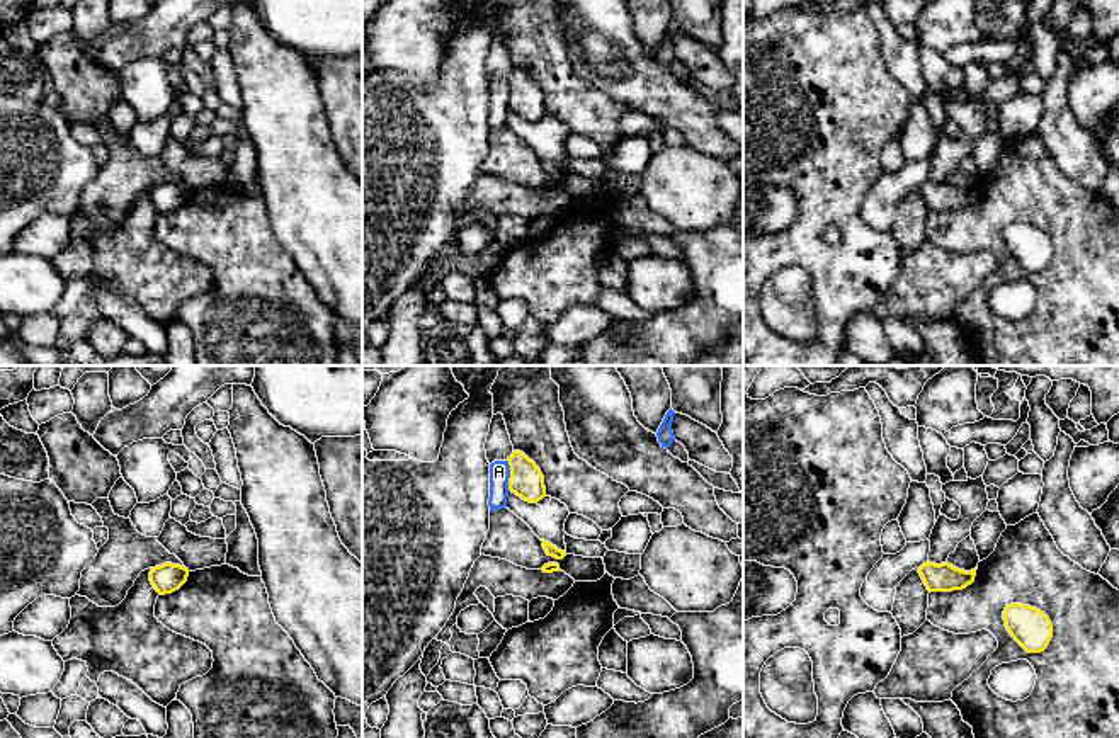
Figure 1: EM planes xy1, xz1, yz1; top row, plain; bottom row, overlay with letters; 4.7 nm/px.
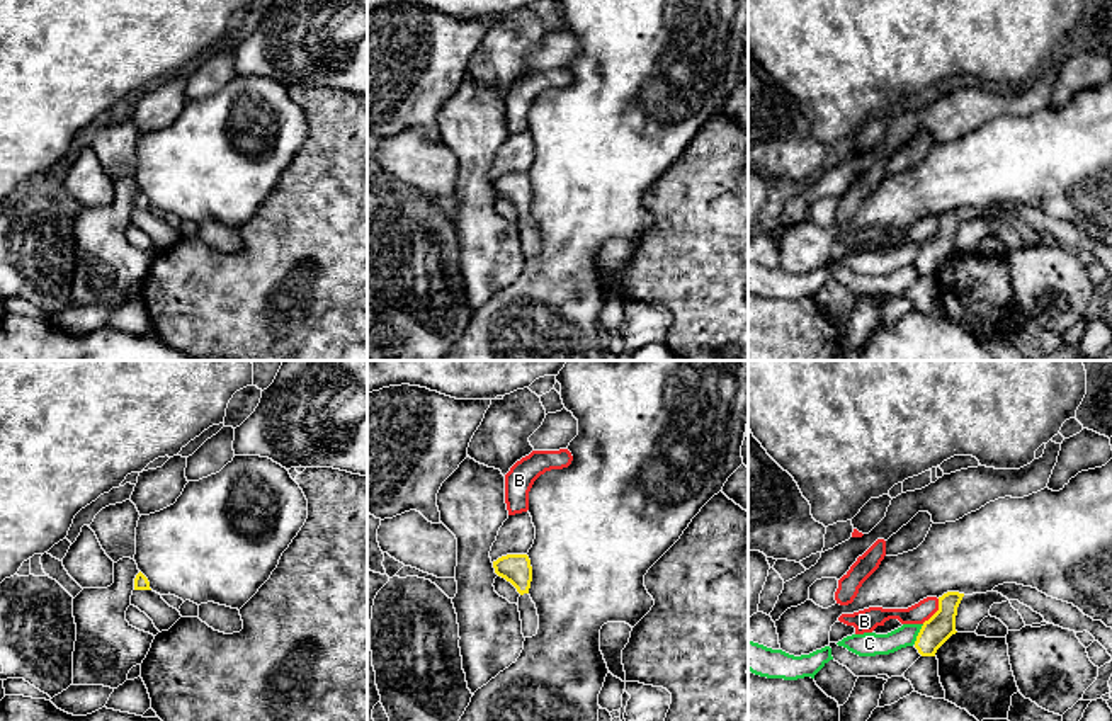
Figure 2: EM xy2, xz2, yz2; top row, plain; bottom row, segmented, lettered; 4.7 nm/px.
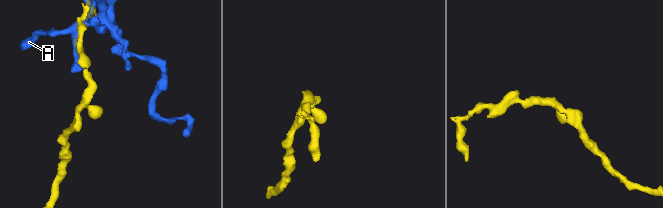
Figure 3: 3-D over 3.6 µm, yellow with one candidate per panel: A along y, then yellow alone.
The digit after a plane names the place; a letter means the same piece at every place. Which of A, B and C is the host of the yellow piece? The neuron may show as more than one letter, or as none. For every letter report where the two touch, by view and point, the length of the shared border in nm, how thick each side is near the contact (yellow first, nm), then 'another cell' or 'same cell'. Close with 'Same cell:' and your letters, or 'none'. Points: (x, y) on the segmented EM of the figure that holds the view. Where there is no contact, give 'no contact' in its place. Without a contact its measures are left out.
A: xz1 (511, 475) | 150 nm | 160/100 nm | another cell
B: yz2 (936, 613) | 150 nm | 140/100 nm | another cell
C: yz2 (919, 635) | 110 nm | 140/110 nm | another cell
Same cell: none

